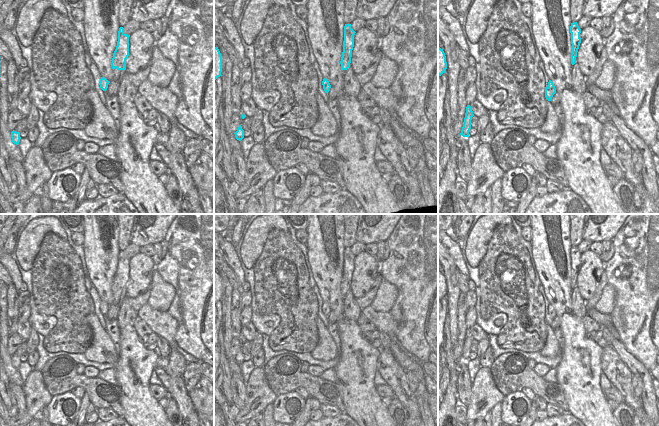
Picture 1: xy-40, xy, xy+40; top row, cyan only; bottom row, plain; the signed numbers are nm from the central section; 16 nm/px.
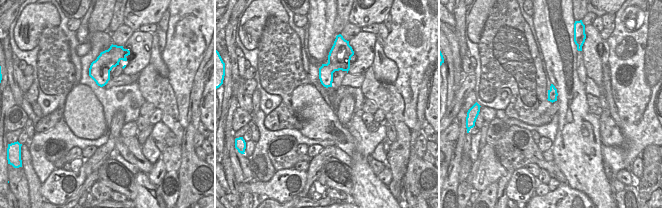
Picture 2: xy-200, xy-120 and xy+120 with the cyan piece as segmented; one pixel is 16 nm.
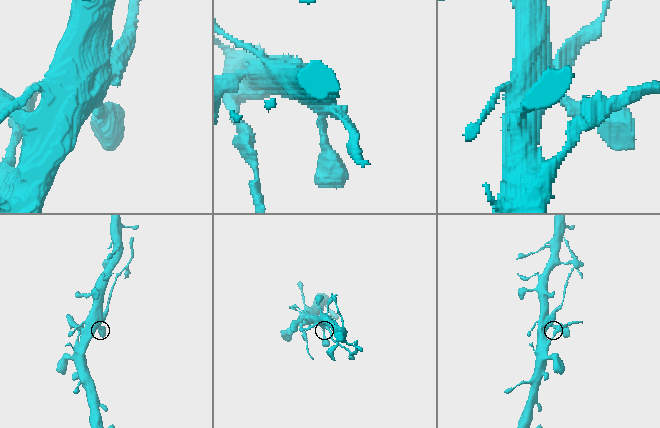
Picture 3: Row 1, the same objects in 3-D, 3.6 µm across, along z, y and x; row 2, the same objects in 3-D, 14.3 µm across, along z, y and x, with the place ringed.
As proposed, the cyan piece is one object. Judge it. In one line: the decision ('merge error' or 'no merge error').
merge error

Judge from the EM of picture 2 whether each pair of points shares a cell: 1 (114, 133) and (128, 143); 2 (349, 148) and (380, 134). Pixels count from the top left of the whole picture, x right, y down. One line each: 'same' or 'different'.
1: different
2: different

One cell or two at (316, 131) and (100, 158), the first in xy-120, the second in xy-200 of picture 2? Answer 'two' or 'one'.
two

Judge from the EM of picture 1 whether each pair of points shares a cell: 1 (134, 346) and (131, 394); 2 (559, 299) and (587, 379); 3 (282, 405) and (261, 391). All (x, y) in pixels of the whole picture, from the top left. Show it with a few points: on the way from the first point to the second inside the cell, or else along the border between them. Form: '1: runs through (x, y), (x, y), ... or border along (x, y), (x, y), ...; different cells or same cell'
1: runs through (127, 358), (126, 366), (131, 373), (131, 382); same cell
2: runs through (568, 319), (574, 332), (580, 359); same cell
3: border along (277, 396), (272, 403); different cells

